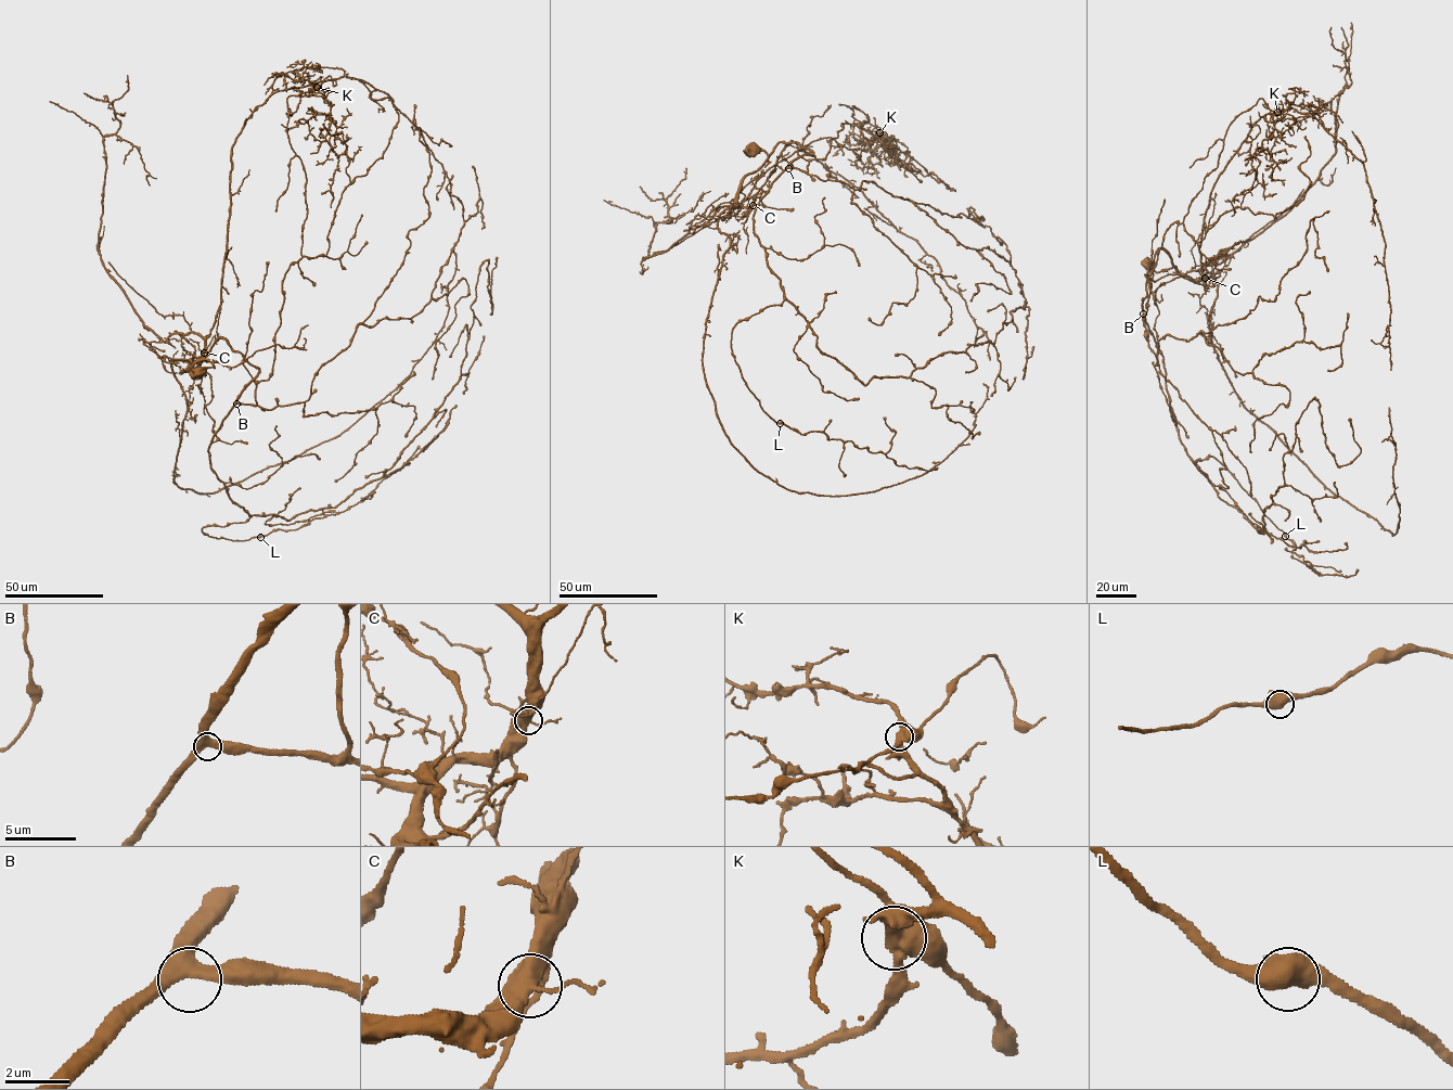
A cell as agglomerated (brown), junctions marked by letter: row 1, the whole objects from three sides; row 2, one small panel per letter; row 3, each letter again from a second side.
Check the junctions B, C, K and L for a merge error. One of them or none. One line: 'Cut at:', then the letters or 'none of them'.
Cut at: K

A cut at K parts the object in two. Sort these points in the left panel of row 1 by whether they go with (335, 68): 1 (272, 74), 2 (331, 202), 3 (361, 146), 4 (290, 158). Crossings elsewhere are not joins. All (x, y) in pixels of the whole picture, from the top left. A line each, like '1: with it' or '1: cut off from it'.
1: cut off from it
2: cut off from it
3: cut off from it
4: with it

